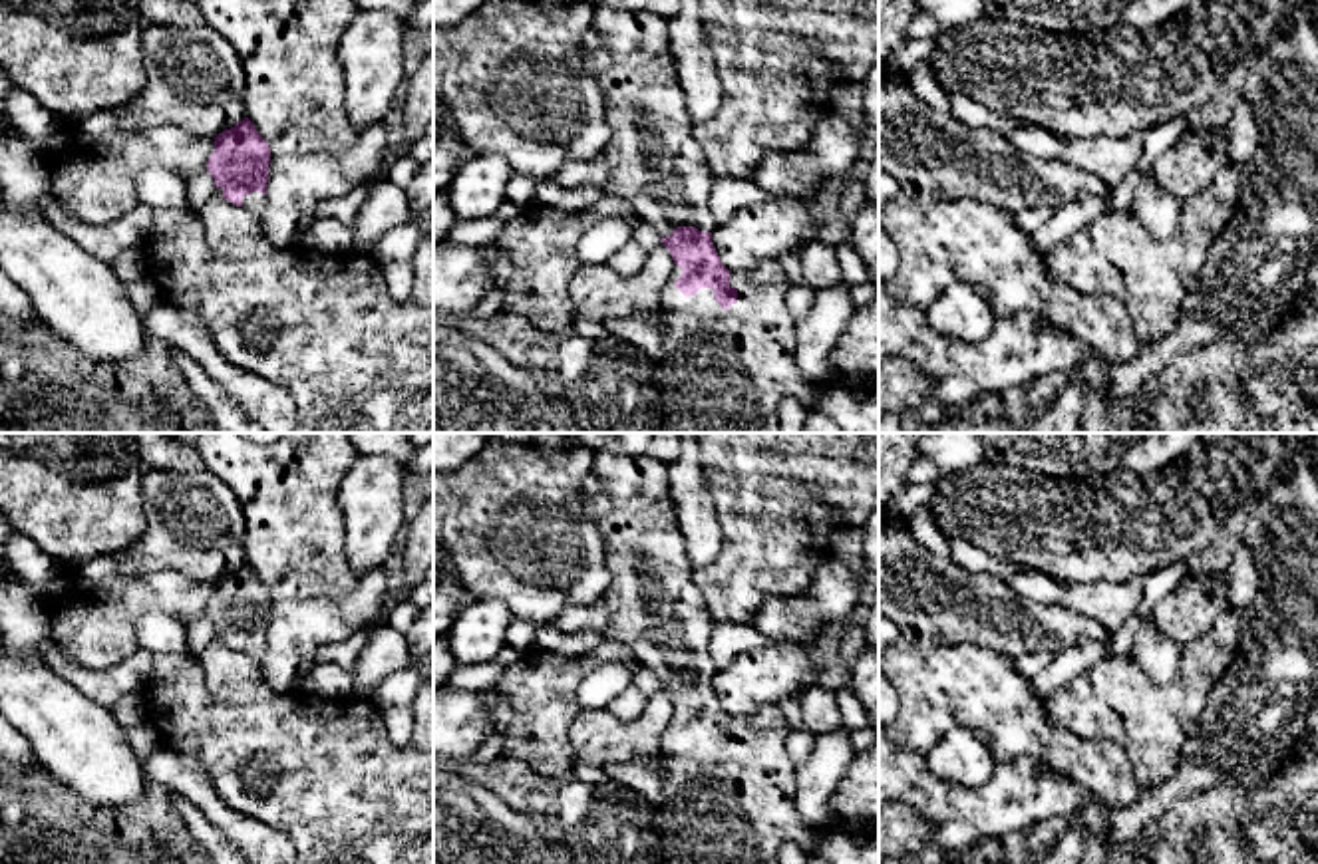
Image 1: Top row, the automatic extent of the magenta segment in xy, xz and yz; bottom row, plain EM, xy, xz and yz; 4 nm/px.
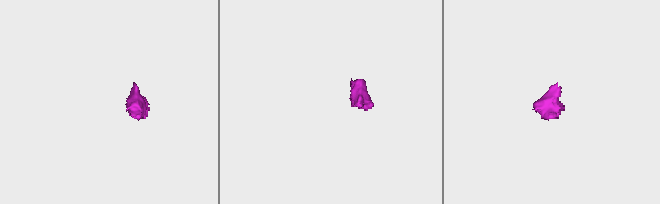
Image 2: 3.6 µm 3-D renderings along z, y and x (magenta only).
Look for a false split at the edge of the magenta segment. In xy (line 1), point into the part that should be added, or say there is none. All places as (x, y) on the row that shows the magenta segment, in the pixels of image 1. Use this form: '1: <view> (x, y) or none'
1: xy (253, 203)

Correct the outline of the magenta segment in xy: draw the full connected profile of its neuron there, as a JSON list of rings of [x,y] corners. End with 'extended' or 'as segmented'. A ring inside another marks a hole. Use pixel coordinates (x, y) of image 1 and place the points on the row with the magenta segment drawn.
[[[245,117],[215,137],[207,169],[215,195],[258,216],[266,201],[270,147]]] | extended

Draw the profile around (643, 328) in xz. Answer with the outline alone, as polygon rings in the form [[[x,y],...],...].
[[[656,308],[654,312],[634,312],[620,318],[608,318],[602,324],[610,332],[610,336],[616,336],[638,346],[656,363],[664,358],[662,308]]]

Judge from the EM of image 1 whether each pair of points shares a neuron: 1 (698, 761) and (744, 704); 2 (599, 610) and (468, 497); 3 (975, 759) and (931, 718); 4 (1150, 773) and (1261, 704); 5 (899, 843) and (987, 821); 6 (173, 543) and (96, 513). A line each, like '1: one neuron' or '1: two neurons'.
1: two neurons
2: two neurons
3: two neurons
4: two neurons
5: two neurons
6: two neurons

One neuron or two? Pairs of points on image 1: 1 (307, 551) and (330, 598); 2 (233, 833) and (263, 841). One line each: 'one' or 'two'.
1: one
2: one

